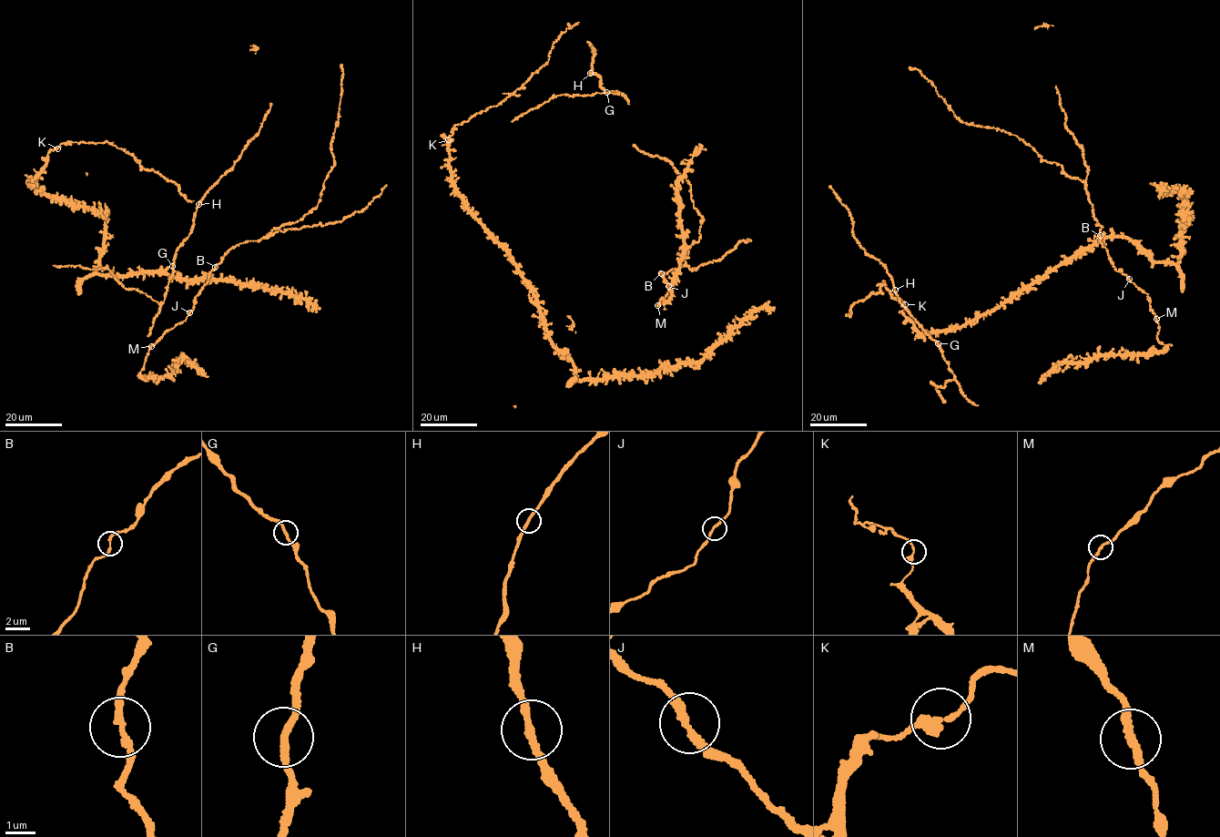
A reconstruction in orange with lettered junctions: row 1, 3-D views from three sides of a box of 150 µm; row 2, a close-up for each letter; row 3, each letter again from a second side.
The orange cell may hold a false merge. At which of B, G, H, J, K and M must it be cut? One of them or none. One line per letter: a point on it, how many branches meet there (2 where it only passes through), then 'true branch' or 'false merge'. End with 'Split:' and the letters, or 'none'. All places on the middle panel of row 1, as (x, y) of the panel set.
B: place (661, 273); branches 2; true branch
G: place (606, 92); branches 2; true branch
H: place (590, 73); branches 2; true branch
J: place (668, 286); branches 2; true branch
K: place (448, 139); branches 2; false merge
M: place (657, 305); branches 2; true branch
Split: K

